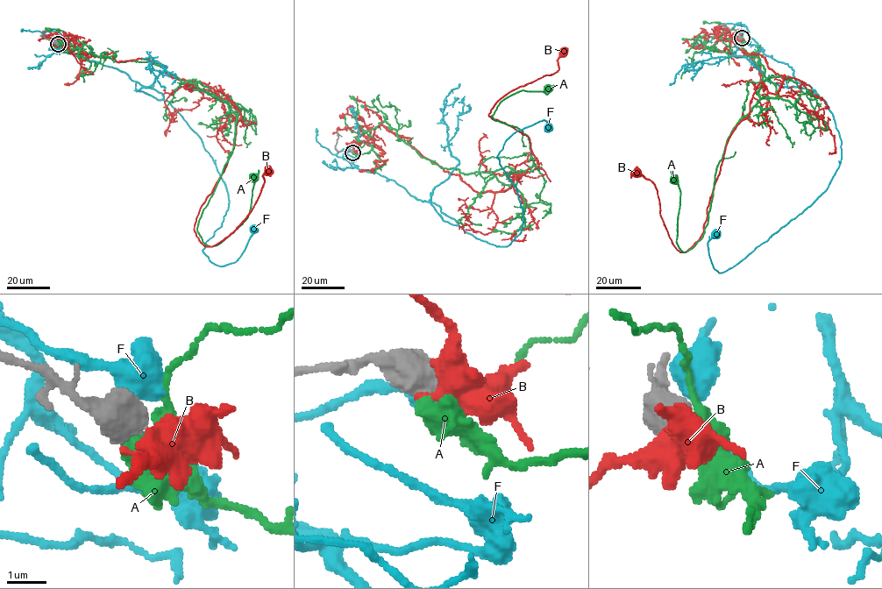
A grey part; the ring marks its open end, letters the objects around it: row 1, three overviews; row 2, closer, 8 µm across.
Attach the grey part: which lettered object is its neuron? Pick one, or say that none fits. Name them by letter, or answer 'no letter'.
no letter

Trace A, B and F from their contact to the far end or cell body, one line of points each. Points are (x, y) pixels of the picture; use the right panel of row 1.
A: (742, 39), (709, 47), (758, 57), (764, 97), (734, 128), (705, 233), (687, 251), (676, 239), (674, 179)
B: (740, 39), (714, 47), (760, 54), (785, 77), (775, 94), (756, 89), (686, 251), (636, 173)
F: (741, 37), (746, 30), (826, 102), (842, 158), (810, 206), (721, 273), (708, 254), (715, 234)

